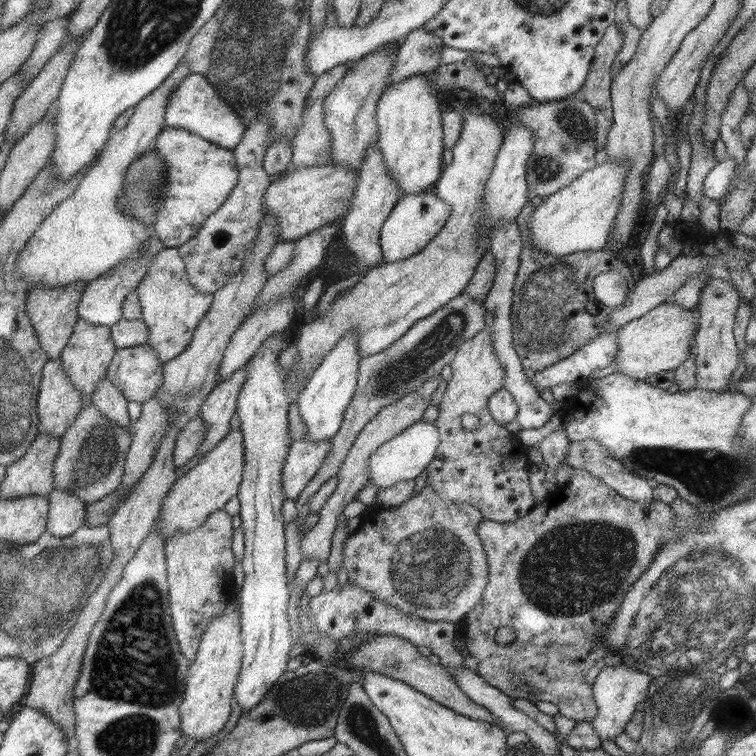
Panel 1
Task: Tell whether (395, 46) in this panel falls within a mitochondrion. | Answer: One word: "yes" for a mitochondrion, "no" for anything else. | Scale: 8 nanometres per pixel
no

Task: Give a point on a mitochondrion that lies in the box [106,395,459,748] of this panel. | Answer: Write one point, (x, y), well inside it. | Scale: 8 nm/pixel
(311, 699)

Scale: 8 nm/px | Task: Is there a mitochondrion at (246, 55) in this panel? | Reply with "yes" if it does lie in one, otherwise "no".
yes

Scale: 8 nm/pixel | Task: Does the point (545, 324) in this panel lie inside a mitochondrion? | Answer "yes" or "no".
yes

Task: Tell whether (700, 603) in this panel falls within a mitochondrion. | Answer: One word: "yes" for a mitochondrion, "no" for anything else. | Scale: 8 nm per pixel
yes

